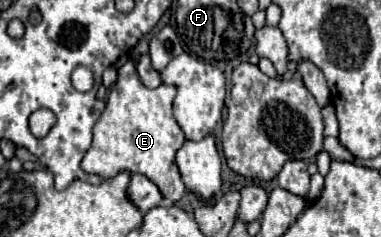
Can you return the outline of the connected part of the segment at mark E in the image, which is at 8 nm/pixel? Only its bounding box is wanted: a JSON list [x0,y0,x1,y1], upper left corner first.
[82,59,186,201]

